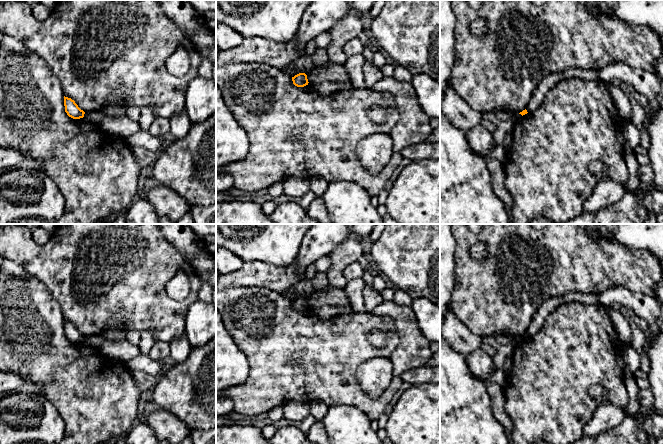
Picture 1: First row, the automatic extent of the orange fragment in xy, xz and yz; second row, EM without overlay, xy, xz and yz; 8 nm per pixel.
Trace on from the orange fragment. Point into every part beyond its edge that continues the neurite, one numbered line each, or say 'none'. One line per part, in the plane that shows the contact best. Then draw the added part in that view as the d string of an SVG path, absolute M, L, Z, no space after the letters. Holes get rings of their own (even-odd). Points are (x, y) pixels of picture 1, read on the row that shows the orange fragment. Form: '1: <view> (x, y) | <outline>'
none

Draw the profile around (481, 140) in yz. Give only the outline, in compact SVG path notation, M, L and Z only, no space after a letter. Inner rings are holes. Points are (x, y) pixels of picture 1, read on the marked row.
M482 124L477 125L467 132L467 139L471 148L481 156L489 156L504 162L506 148L495 143L493 134Z

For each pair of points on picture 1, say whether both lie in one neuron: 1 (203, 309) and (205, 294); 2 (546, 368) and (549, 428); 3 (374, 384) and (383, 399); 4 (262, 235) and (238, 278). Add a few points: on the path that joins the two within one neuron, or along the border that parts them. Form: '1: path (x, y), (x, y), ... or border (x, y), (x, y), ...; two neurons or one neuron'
1: border (198, 298), (205, 302); two neurons
2: path (548, 383), (549, 413); one neuron
3: border (390, 385), (376, 397), (368, 396), (359, 387); two neurons
4: border (244, 261), (263, 261), (271, 264); two neurons

